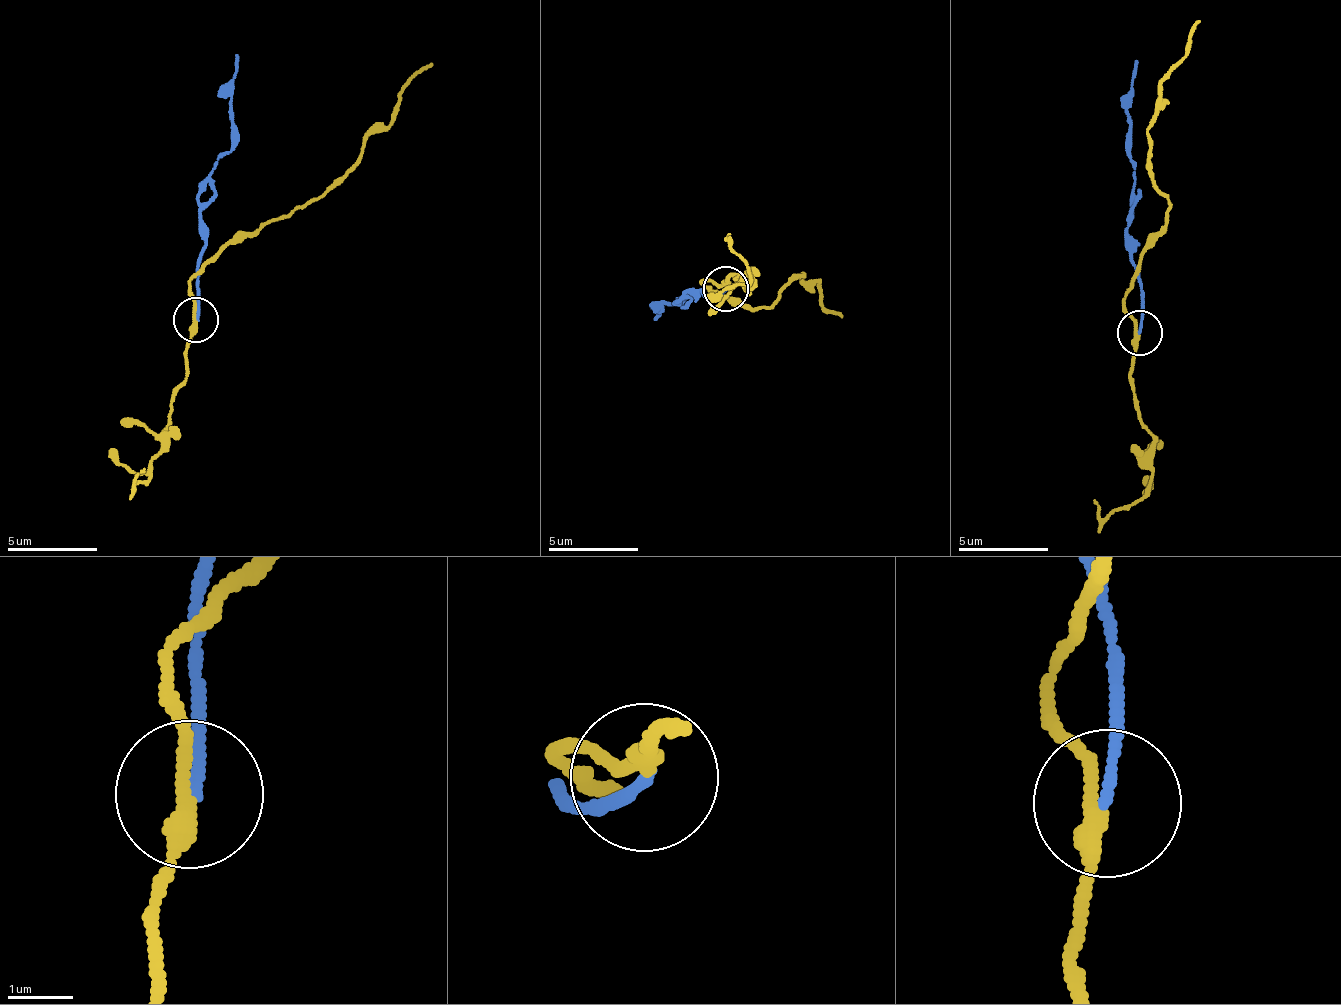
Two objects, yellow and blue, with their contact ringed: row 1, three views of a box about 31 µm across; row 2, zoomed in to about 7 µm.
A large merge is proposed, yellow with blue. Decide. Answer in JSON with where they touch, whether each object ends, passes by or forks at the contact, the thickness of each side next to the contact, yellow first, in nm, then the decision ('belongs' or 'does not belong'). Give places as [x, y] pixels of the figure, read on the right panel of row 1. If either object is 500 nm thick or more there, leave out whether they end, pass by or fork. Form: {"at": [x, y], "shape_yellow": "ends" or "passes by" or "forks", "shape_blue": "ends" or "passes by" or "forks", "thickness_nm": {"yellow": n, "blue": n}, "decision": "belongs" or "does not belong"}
{"at": [1140, 332], "shape_yellow": "passes by", "shape_blue": "ends", "thickness_nm": {"yellow": 240, "blue": 140}, "decision": "does not belong"}

